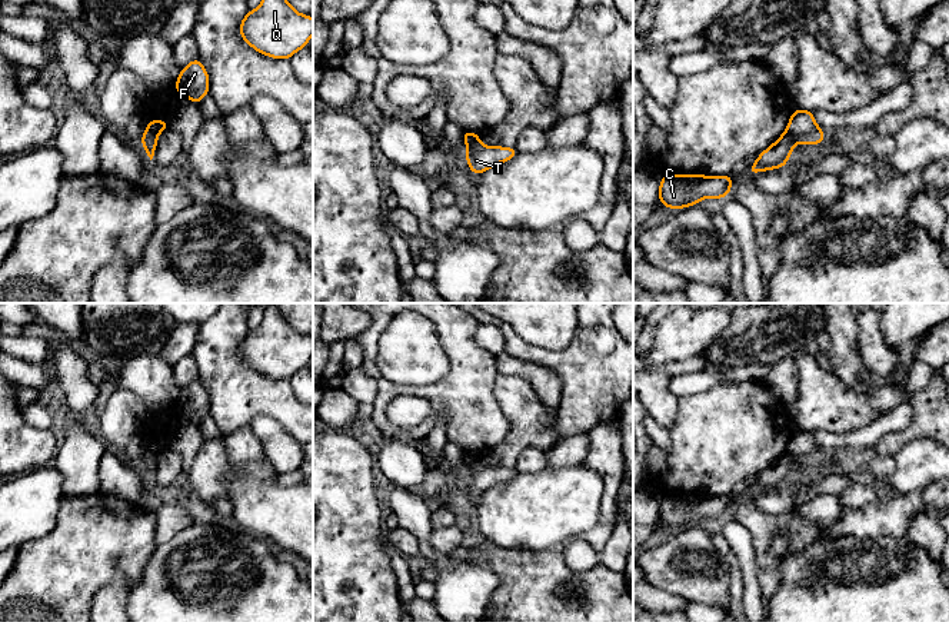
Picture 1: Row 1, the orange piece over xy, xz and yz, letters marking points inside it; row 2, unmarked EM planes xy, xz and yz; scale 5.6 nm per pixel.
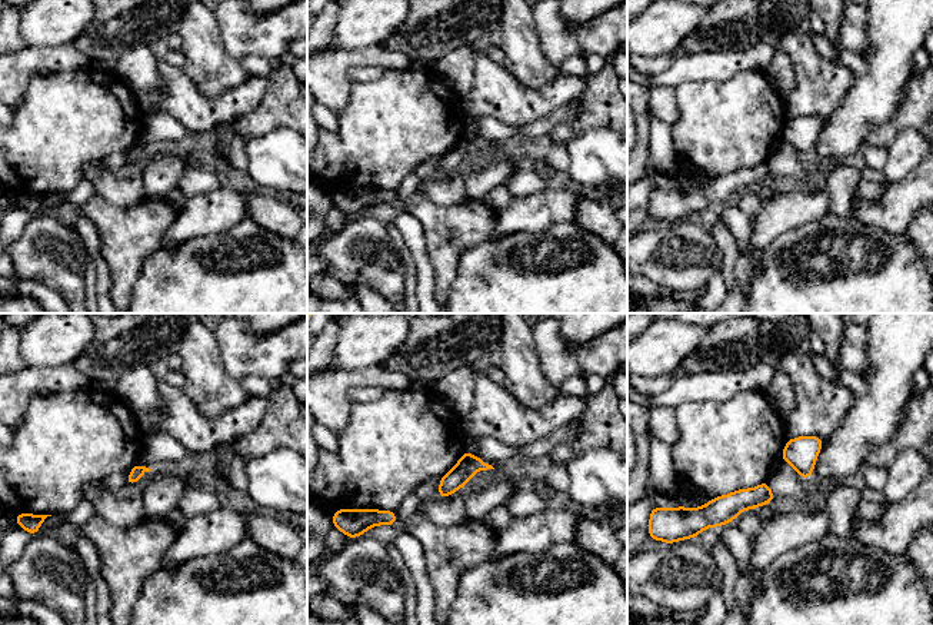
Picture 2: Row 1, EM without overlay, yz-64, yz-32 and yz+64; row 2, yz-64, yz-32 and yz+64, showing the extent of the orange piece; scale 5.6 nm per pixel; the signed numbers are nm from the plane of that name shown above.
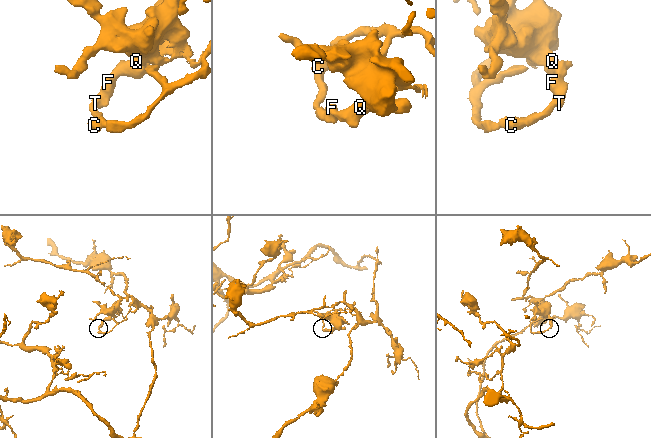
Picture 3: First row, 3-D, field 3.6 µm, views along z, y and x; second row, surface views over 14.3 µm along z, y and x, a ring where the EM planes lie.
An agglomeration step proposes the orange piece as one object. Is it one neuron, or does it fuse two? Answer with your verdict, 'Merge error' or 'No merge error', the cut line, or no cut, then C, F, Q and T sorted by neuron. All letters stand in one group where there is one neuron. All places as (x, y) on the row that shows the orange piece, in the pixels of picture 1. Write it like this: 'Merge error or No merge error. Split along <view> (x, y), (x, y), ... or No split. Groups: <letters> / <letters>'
Merge error. Split along yz (788, 129), (799, 140). Groups: C / F Q T

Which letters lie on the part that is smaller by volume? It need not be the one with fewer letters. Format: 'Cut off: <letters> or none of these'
Cut off: F, Q, T

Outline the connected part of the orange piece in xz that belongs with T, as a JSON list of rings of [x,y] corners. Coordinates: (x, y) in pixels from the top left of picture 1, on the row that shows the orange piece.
[[[479,140],[469,143],[466,149],[467,164],[474,174],[480,174],[495,164],[509,162],[517,154],[515,147],[487,147]]]

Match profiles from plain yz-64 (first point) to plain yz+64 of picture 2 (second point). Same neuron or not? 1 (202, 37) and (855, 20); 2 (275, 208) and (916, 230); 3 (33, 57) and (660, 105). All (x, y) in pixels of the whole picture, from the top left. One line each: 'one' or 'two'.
1: two
2: one
3: one

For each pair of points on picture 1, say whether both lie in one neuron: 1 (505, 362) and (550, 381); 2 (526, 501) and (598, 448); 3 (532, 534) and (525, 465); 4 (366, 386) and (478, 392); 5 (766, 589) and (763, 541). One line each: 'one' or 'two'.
1: one
2: two
3: two
4: two
5: one

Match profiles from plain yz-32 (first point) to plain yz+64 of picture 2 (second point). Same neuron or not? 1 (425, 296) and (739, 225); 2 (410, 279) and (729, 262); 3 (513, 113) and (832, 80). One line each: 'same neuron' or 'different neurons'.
1: same neuron
2: same neuron
3: same neuron

